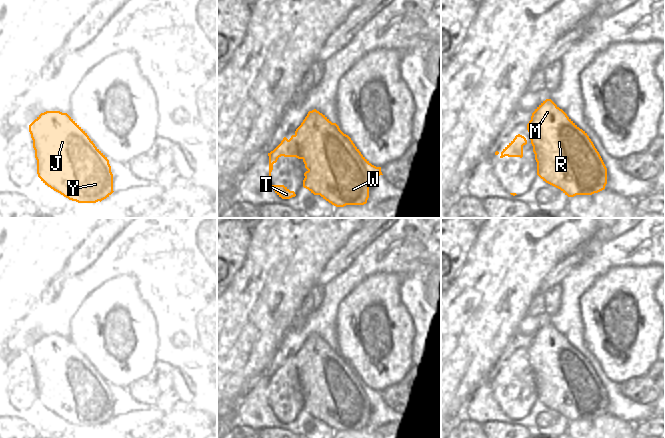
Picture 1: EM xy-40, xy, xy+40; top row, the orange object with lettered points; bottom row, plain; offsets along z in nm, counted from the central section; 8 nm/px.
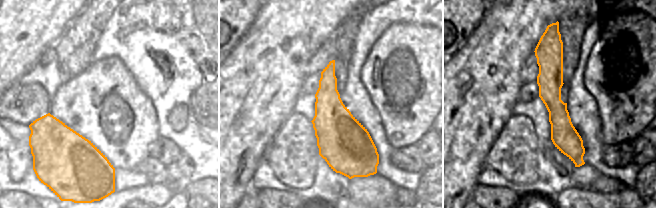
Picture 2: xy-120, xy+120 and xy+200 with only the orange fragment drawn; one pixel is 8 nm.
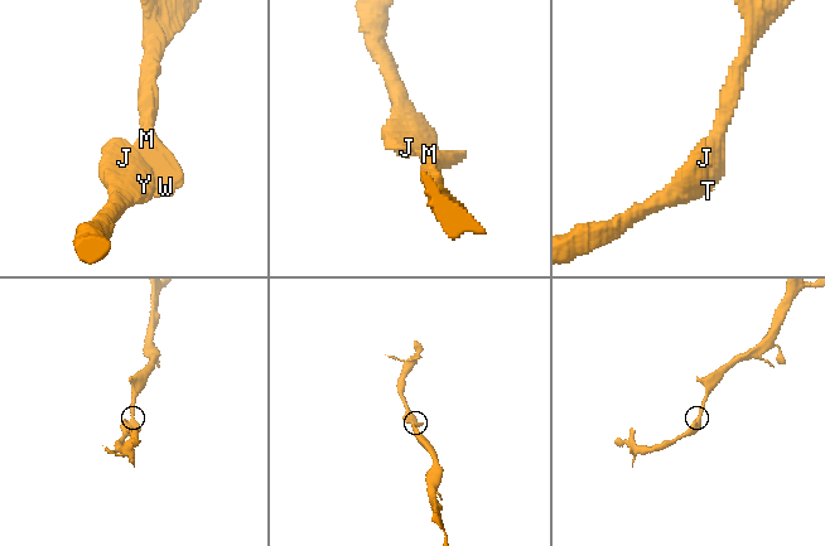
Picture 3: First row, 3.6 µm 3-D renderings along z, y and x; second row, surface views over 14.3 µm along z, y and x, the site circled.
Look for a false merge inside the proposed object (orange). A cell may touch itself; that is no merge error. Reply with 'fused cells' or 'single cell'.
single cell

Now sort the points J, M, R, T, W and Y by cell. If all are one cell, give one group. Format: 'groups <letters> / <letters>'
groups J M R T W Y

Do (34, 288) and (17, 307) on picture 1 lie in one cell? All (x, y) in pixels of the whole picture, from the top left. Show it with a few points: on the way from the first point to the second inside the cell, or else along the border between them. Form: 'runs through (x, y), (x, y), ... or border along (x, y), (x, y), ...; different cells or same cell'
runs through (29, 293), (20, 302); same cell

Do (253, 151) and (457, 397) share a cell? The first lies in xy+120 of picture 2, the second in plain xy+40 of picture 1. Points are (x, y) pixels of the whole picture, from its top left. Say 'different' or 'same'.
same

